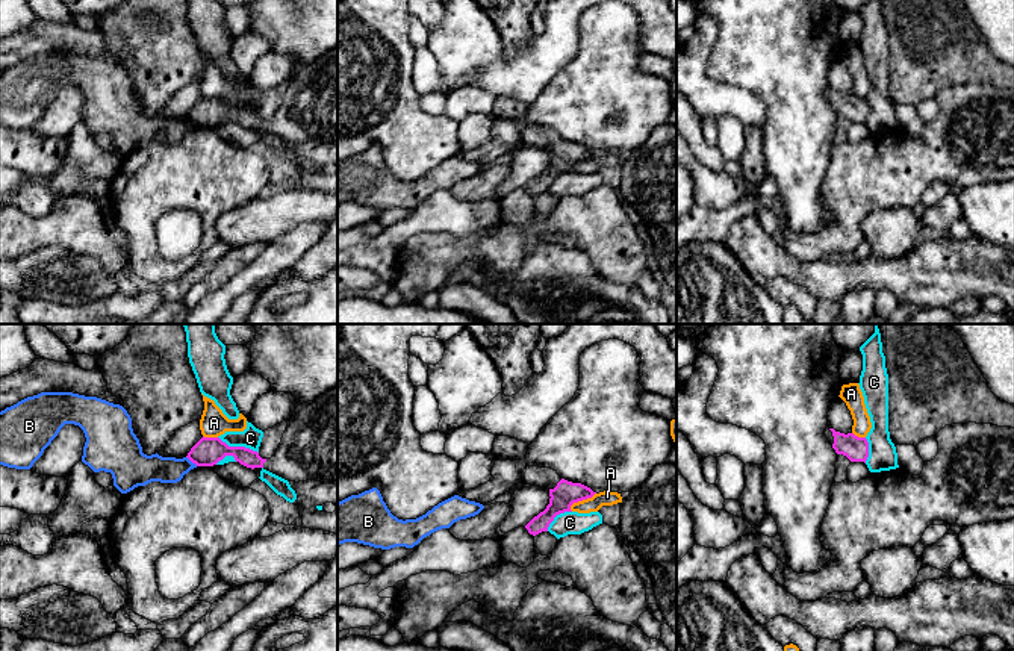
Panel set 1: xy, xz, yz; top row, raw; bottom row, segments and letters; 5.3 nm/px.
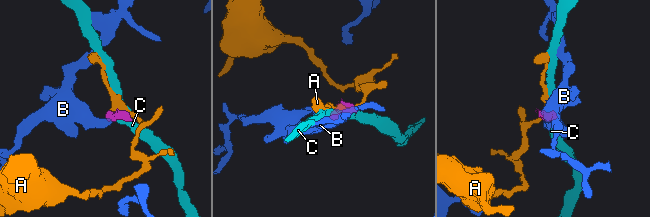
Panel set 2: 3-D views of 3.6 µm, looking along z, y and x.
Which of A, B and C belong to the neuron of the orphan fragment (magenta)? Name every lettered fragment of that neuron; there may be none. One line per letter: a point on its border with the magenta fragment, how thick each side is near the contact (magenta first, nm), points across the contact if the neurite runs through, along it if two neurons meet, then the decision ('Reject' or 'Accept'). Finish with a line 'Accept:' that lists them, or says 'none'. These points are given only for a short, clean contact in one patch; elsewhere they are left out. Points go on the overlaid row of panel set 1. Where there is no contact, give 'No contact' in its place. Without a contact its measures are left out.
A: Touches magenta at xz (581, 500). Thickness 140 nm (magenta) against 80 nm. Boundary: xz (595, 492), (575, 501), (569, 509). Reject
B: Touches magenta at xy (192, 462). Thickness 160 nm (magenta) against 140 nm. Boundary: xy (186, 456), (197, 465). Reject
C: Touches magenta at xy (238, 447). Thickness 160 nm (magenta) against 110 nm. Boundary: xy (218, 436), (229, 445), (244, 445), (258, 453). Reject
Accept: none

